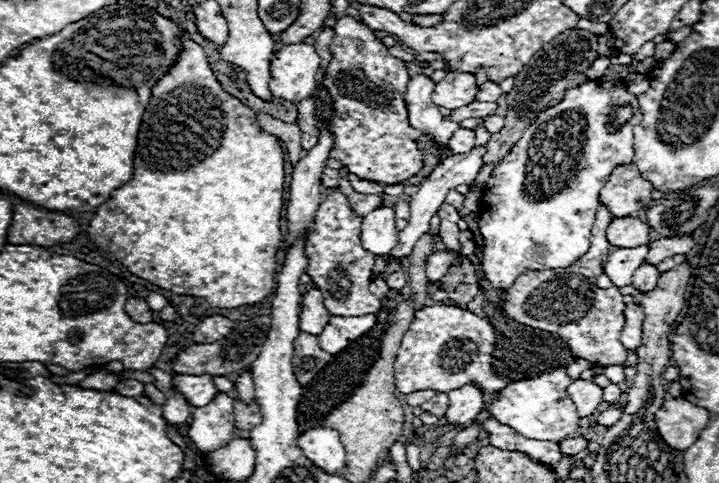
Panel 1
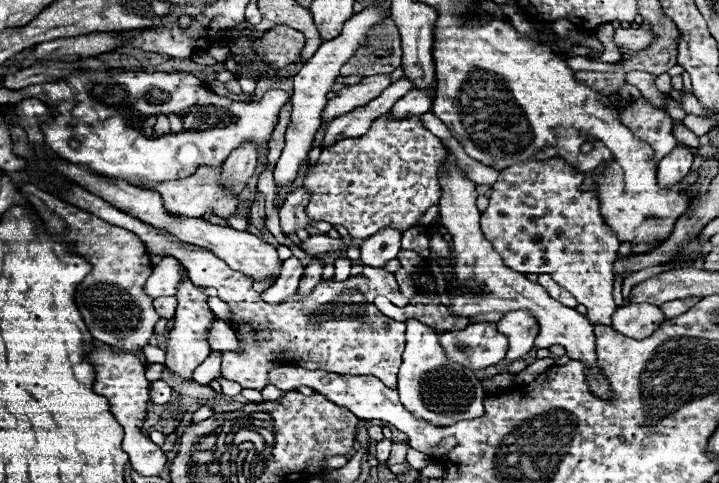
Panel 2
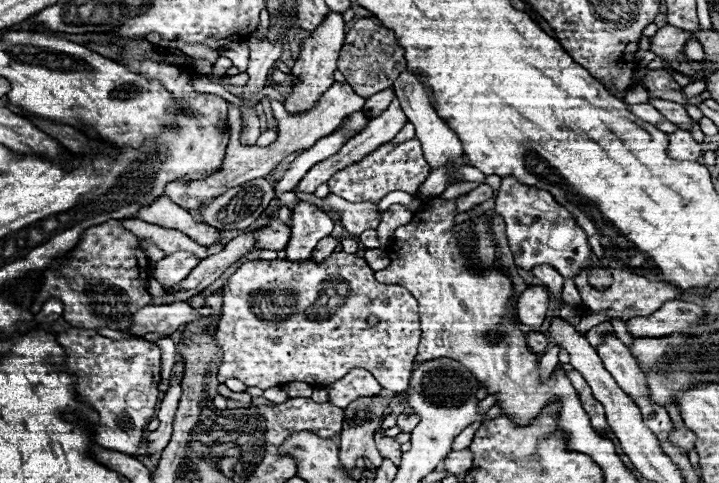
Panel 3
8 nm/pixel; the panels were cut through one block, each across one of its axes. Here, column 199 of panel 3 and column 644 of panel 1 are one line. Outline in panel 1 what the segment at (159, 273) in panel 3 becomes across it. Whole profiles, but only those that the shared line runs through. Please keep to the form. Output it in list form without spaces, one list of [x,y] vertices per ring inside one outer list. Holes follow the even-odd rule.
[[[680,234],[680,238],[662,238],[662,240],[650,242],[650,250],[648,250],[644,262],[652,264],[652,266],[658,266],[666,258],[690,252],[692,246],[694,246],[694,242],[692,242],[690,234],[686,234],[686,236]]]

